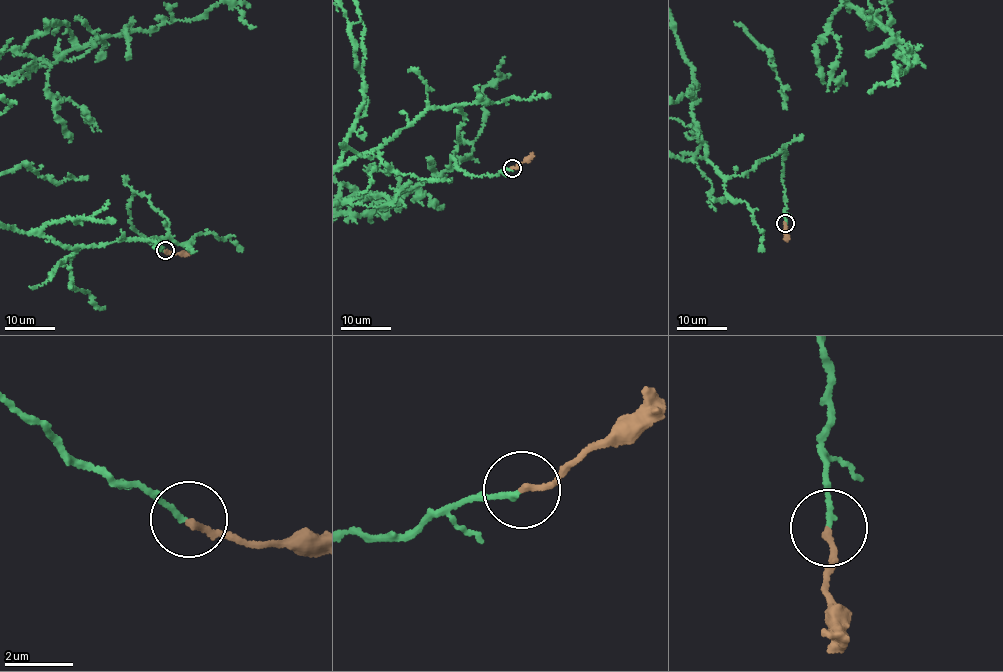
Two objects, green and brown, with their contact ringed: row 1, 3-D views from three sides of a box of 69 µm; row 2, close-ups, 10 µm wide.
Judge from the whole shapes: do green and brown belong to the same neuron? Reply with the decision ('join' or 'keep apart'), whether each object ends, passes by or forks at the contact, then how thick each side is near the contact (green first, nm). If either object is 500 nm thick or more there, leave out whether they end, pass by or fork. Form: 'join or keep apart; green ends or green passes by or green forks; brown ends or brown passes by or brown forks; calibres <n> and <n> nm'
join; green ends; brown ends; calibres 140 and 180 nm

